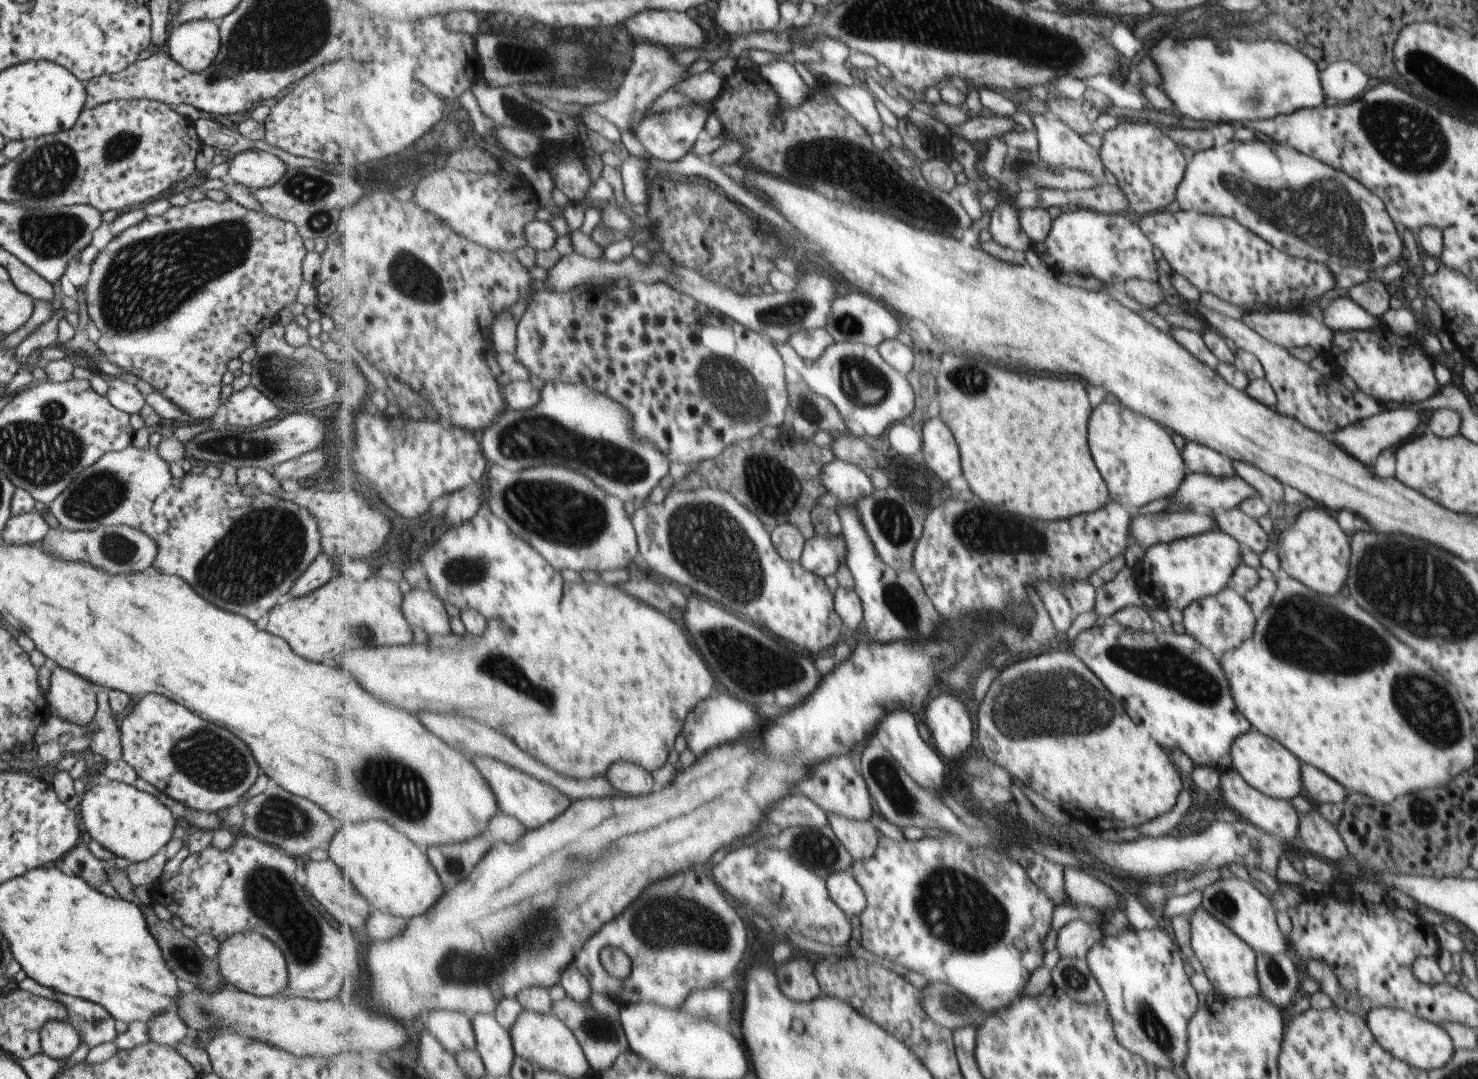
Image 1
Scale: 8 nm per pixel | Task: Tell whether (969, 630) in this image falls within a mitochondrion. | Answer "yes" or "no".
no

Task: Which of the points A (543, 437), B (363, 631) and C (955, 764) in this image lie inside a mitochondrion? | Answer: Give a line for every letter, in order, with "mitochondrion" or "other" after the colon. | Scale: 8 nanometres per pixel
A: mitochondrion
B: mitochondrion
C: other

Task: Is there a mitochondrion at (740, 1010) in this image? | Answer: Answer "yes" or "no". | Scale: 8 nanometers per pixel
no

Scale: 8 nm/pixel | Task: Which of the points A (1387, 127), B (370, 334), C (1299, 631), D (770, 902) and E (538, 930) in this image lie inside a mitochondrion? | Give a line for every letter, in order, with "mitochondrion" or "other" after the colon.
A: mitochondrion
B: other
C: mitochondrion
D: mitochondrion
E: mitochondrion

